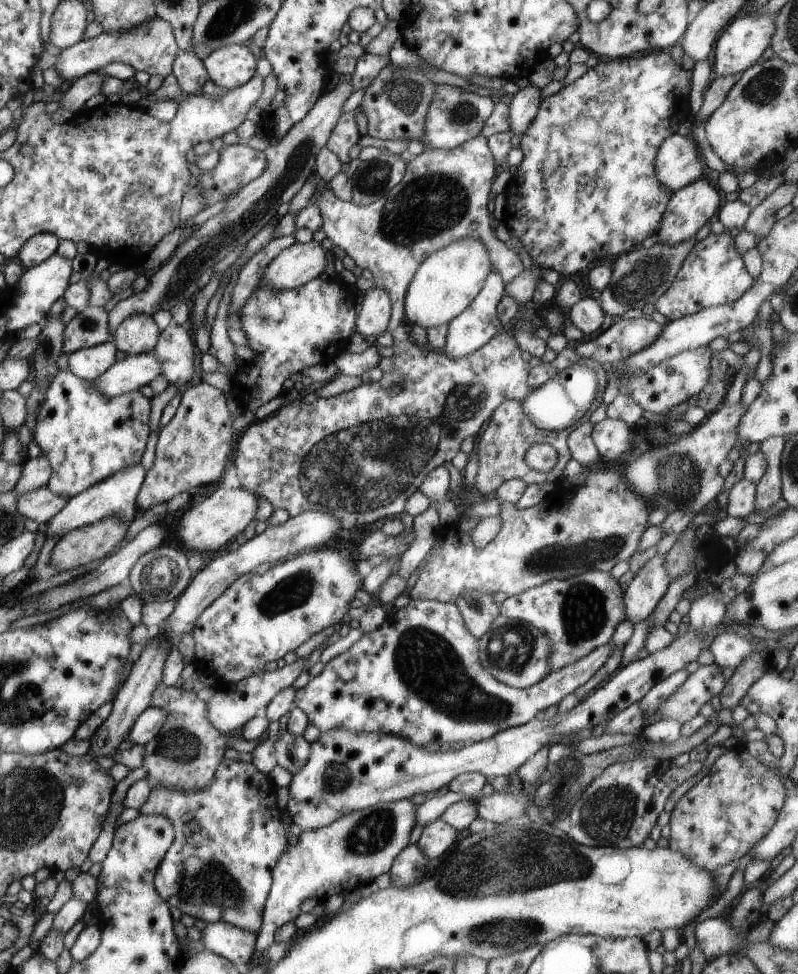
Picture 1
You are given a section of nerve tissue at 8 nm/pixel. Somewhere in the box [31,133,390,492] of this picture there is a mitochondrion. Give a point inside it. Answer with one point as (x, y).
(45, 356)

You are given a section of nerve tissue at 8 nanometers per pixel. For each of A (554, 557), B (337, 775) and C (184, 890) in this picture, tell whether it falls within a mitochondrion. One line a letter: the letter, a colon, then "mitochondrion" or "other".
A: mitochondrion
B: mitochondrion
C: mitochondrion

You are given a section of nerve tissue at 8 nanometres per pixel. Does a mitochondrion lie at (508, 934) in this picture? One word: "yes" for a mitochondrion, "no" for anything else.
yes

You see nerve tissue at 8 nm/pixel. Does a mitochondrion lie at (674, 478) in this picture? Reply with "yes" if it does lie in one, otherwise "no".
yes

